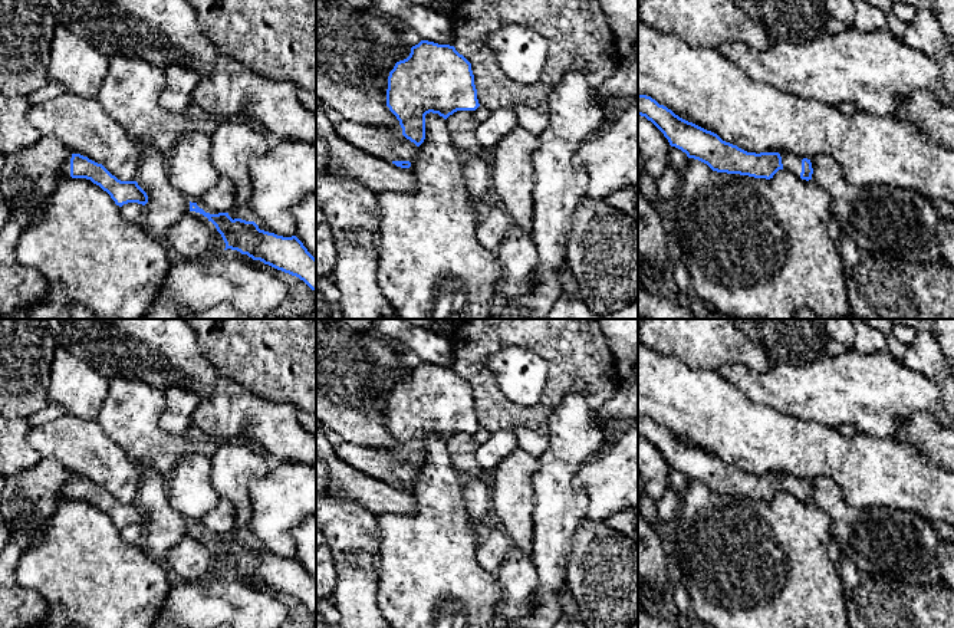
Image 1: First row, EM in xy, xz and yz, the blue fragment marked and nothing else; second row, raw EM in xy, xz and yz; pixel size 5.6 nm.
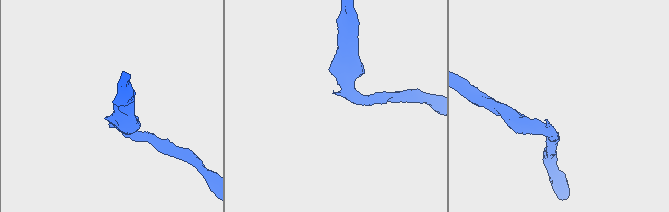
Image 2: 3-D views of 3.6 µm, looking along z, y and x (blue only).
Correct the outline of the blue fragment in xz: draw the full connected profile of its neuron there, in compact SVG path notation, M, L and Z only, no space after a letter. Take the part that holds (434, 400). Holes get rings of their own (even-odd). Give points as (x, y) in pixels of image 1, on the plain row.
M421 362L411 369L407 381L395 385L388 398L386 428L399 443L401 450L391 453L379 448L333 444L335 453L346 464L401 490L409 490L418 468L425 461L425 437L432 434L444 441L457 433L476 433L480 425L471 385L454 368Z

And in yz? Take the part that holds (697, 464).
M638 415L638 437L651 443L688 480L707 486L713 493L770 502L779 491L787 491L802 502L812 502L807 480L790 474L747 474L723 463L717 456L688 444L655 421Z

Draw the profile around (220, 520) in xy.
M220 497L218 504L197 522L197 527L210 536L228 535L236 529L234 519L233 503Z

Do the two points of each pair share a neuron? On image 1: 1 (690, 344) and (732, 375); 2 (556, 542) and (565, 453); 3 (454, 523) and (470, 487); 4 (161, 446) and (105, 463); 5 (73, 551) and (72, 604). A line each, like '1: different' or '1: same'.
1: different
2: same
3: different
4: different
5: same

